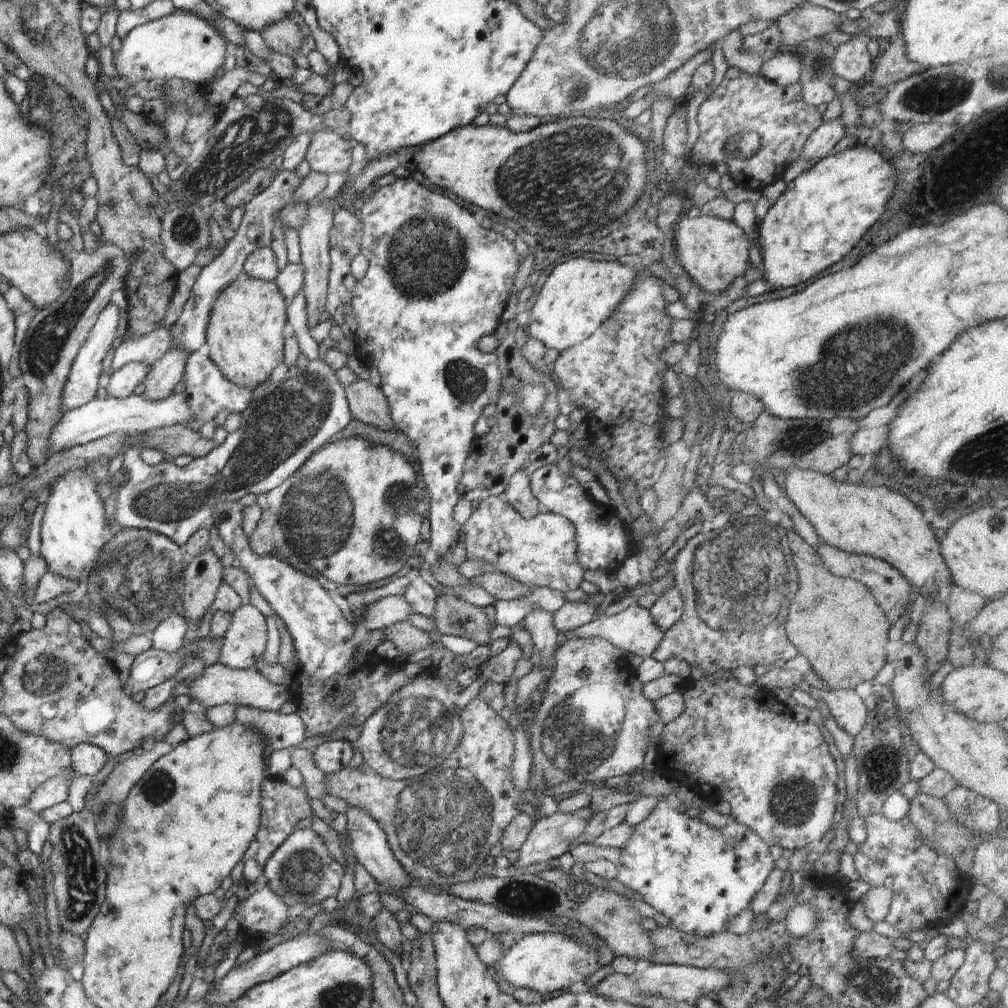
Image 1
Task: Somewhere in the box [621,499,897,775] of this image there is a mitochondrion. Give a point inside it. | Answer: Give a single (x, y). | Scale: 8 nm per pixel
(735, 581)

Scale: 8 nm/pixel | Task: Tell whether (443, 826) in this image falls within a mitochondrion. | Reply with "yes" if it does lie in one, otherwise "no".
yes

